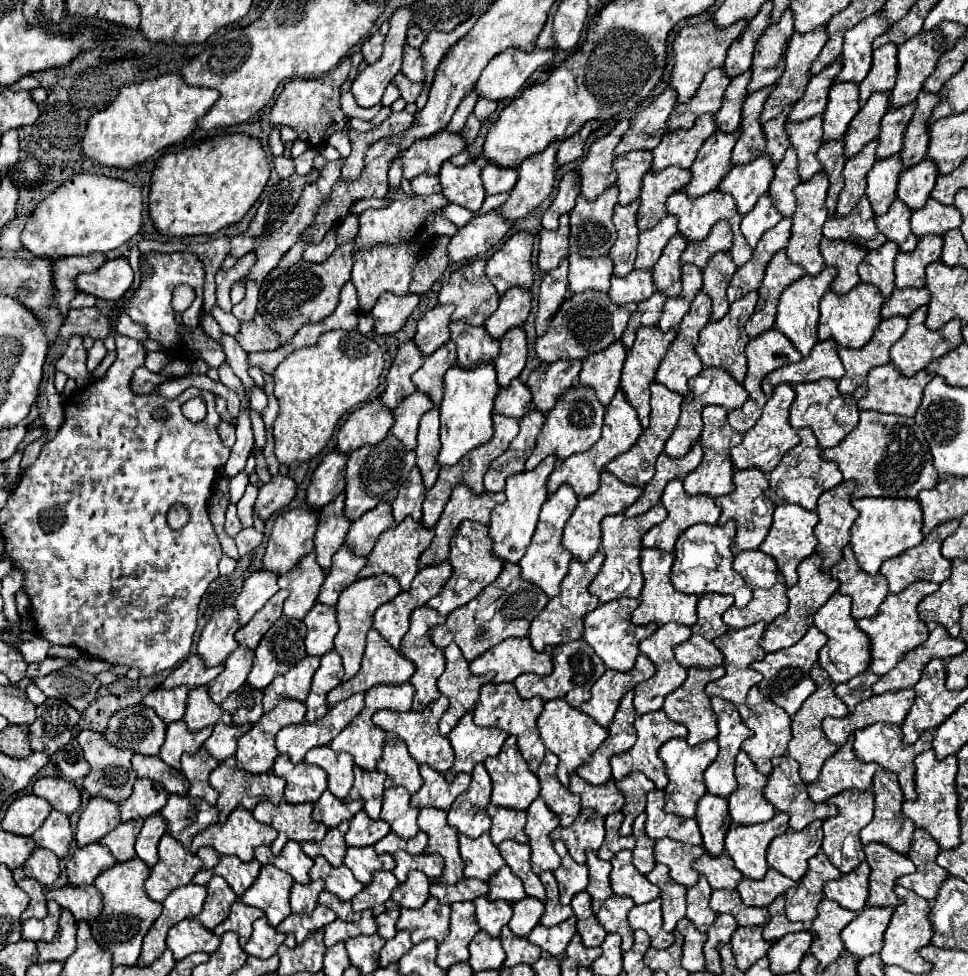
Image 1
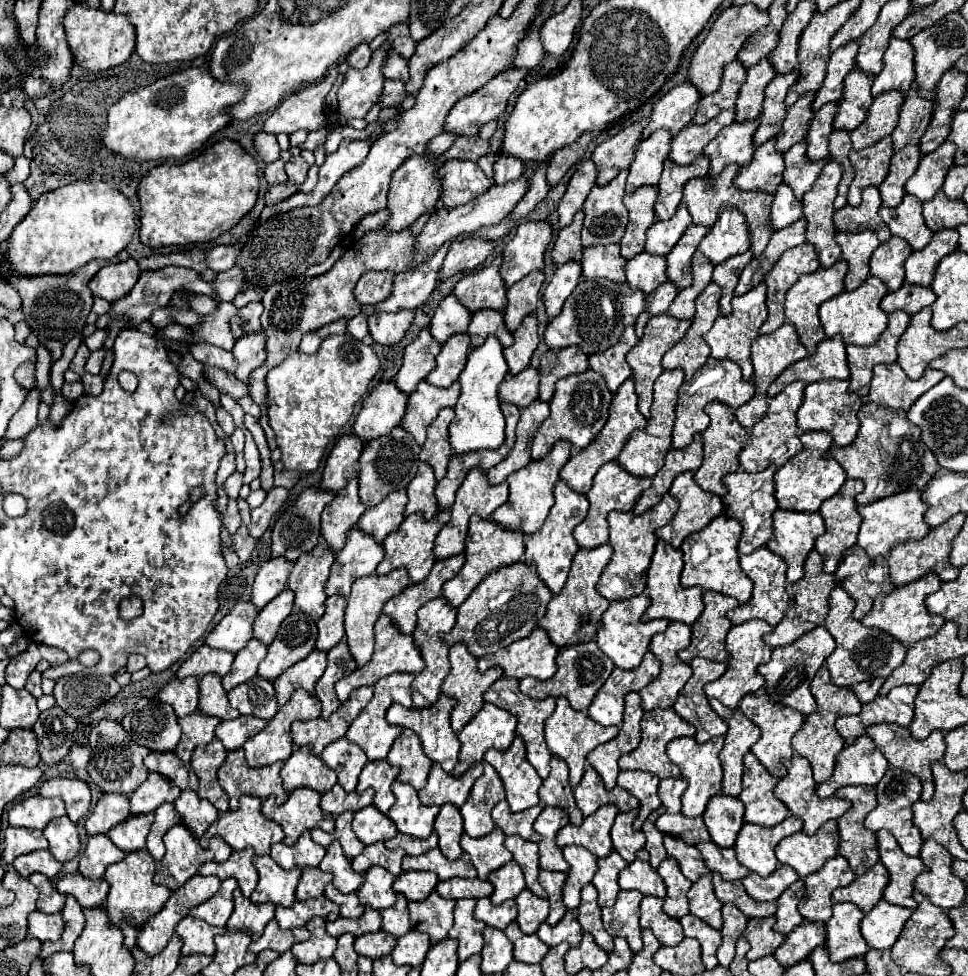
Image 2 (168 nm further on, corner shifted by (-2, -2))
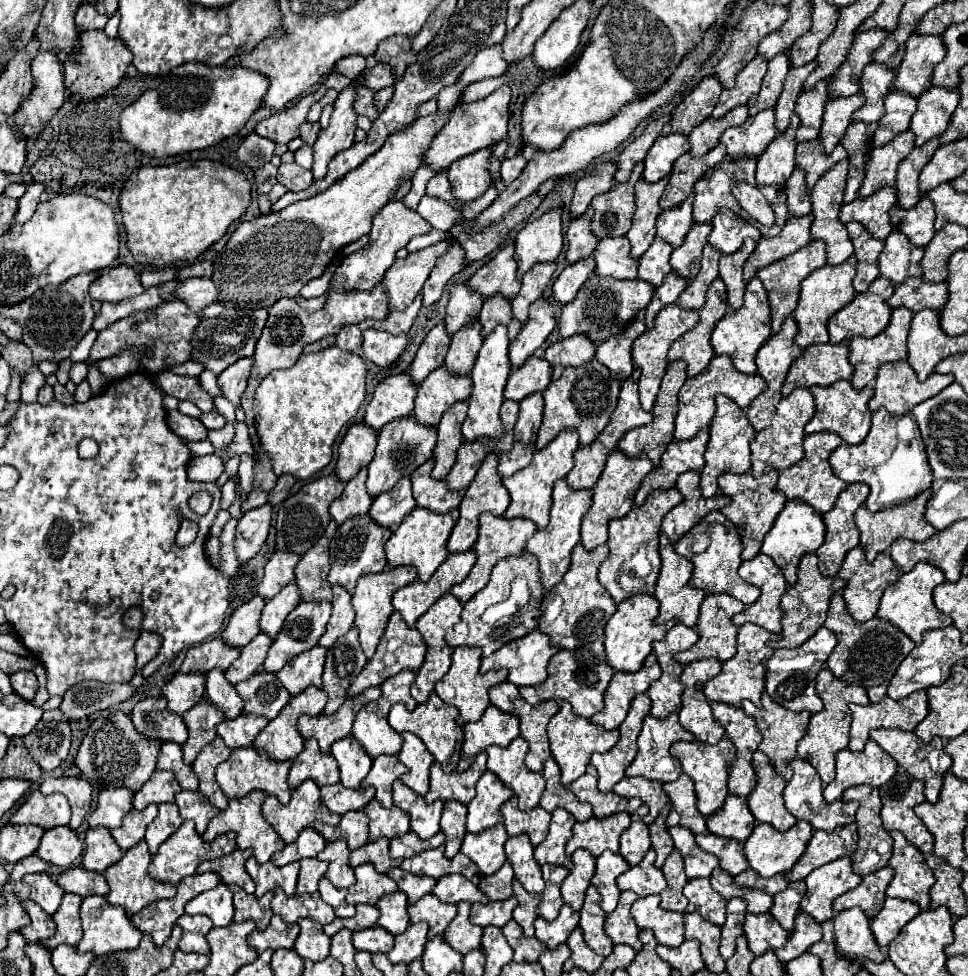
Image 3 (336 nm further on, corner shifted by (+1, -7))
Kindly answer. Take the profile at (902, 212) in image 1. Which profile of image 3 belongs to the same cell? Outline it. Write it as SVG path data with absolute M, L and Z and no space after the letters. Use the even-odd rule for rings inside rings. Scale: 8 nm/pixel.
M926 196L910 210L894 206L890 210L890 218L892 218L892 226L896 230L902 230L904 234L908 234L908 238L914 246L924 248L932 240L932 236L936 234L934 206L932 206L932 200Z

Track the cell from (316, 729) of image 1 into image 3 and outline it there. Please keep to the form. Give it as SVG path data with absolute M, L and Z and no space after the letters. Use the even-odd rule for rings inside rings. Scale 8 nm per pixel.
M368 688L358 696L350 696L344 700L340 710L336 714L320 714L320 716L302 716L298 720L298 730L304 738L316 738L320 744L320 750L326 754L330 752L330 746L346 738L352 732L352 722L362 706L366 706L372 700L380 698L380 688Z

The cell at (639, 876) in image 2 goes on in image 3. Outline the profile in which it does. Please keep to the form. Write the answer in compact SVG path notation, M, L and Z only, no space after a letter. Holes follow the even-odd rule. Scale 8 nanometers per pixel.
M650 848L636 866L632 866L628 872L624 872L618 878L618 888L622 892L632 890L638 896L660 894L666 886L666 878L662 874L662 870L658 870L654 866L654 858L656 858L656 852Z

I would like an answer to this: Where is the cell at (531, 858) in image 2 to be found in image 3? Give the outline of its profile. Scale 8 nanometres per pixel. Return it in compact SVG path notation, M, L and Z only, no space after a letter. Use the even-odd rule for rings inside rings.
M526 834L512 836L506 840L506 856L514 866L516 878L522 882L522 886L528 892L542 892L544 880L540 872L540 864L534 860L534 846L530 844L530 838Z

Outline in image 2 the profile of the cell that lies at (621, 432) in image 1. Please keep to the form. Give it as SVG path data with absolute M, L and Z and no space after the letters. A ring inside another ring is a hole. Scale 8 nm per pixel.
M627 379L619 389L617 393L613 395L613 403L611 403L611 409L609 409L609 419L605 423L605 427L601 429L601 433L595 437L595 441L583 449L583 451L577 451L561 469L559 477L563 481L567 481L567 485L571 489L575 489L575 493L587 493L591 489L591 481L597 473L597 469L609 461L615 461L623 449L623 445L627 443L627 439L631 437L633 431L637 429L643 429L647 425L647 419L639 413L637 409L637 395L635 395L635 389L633 389L633 379Z

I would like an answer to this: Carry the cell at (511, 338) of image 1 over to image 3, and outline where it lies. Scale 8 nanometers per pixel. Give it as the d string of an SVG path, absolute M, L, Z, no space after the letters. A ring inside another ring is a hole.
M544 298L532 302L528 322L522 326L520 334L510 344L512 366L520 368L528 360L528 356L532 356L534 350L544 344L544 340L550 336L554 326L556 326L556 314L552 304Z

